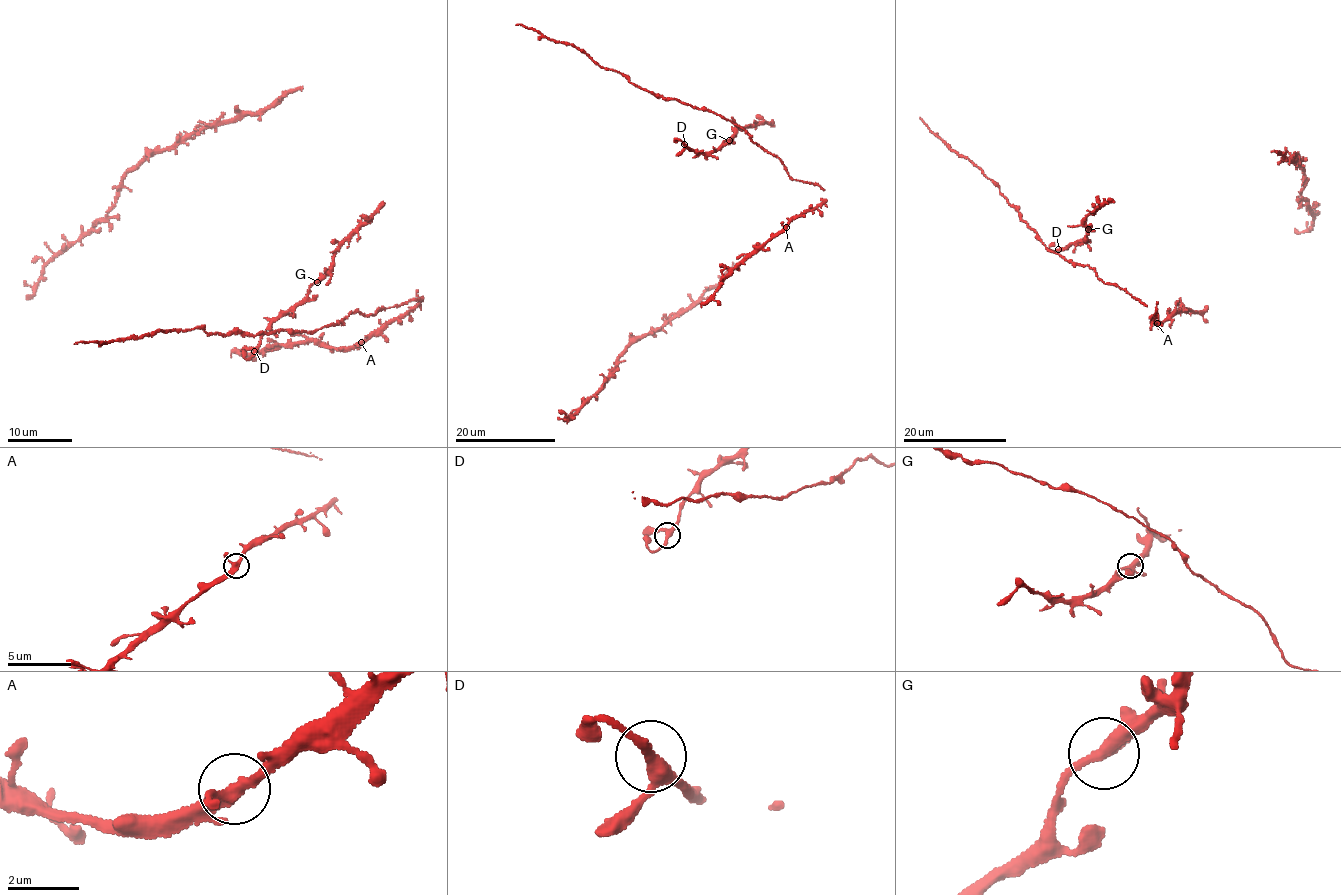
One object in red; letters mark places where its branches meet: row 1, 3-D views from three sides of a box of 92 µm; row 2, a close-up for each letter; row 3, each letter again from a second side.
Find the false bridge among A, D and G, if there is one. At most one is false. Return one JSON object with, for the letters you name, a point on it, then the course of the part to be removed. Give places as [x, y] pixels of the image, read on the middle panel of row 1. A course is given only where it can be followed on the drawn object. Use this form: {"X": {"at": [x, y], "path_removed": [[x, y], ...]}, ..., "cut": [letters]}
{"cut": []}

